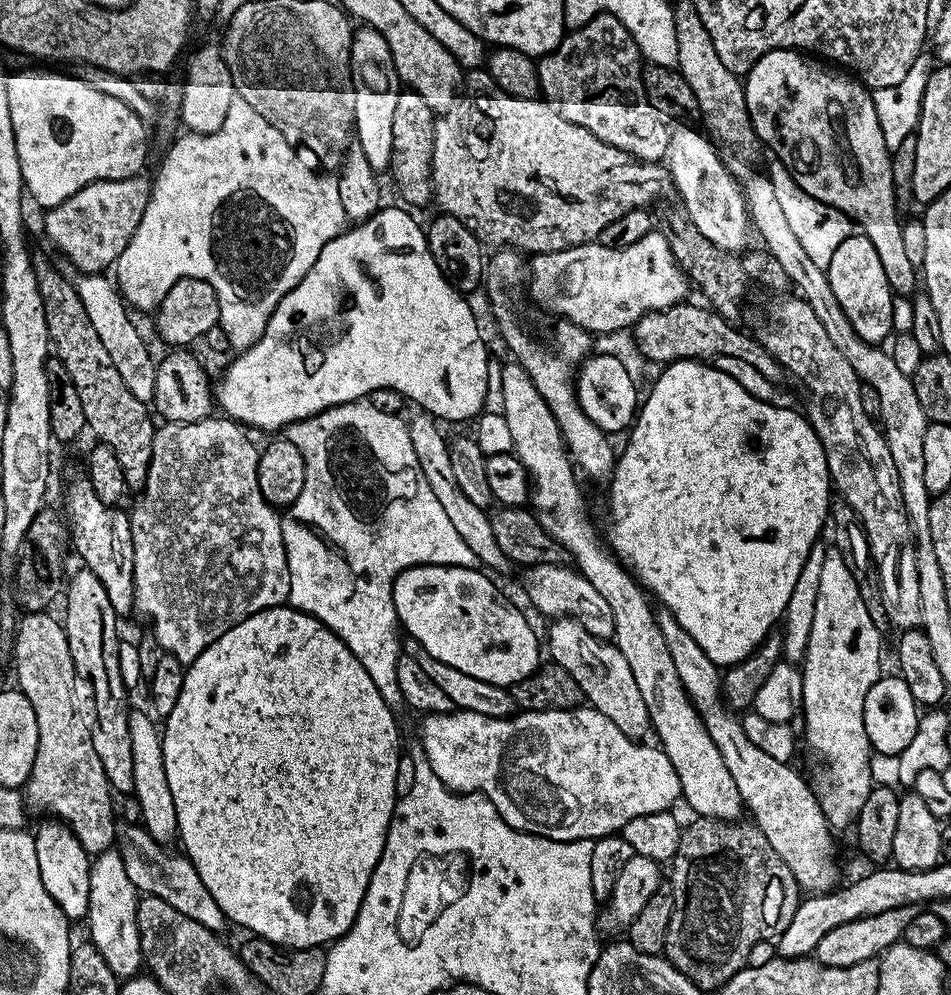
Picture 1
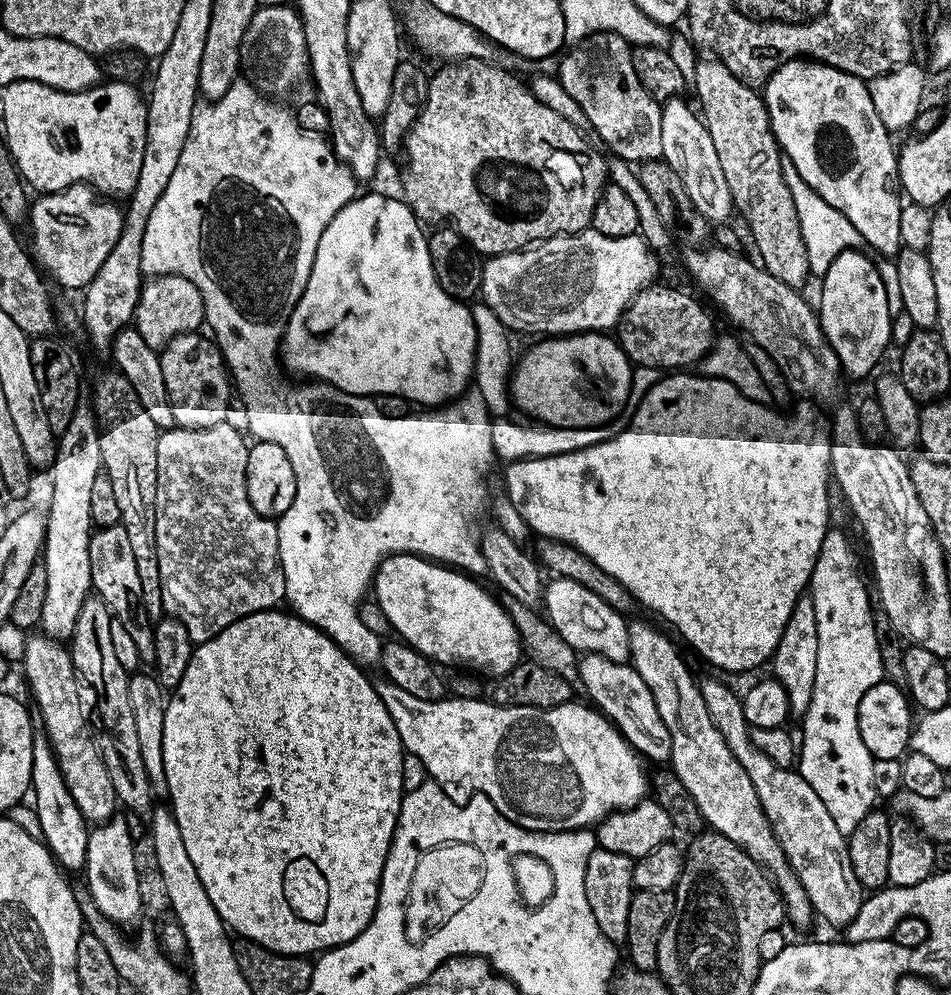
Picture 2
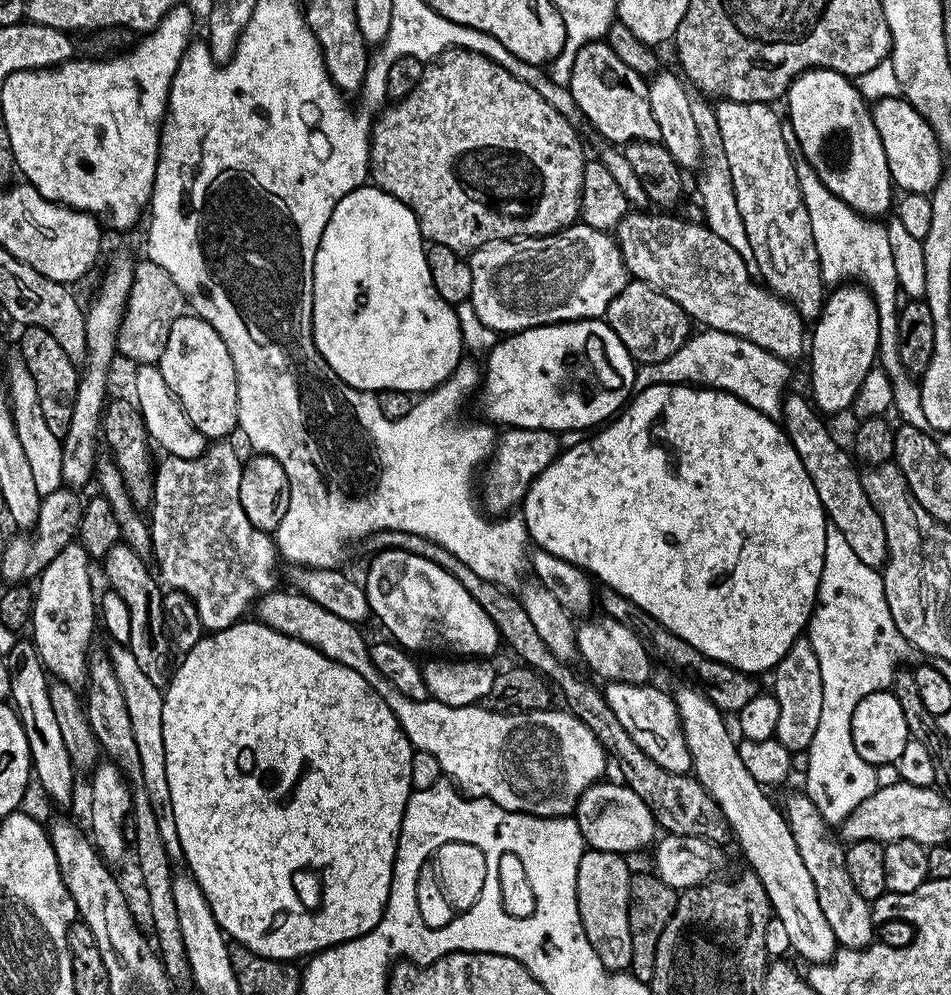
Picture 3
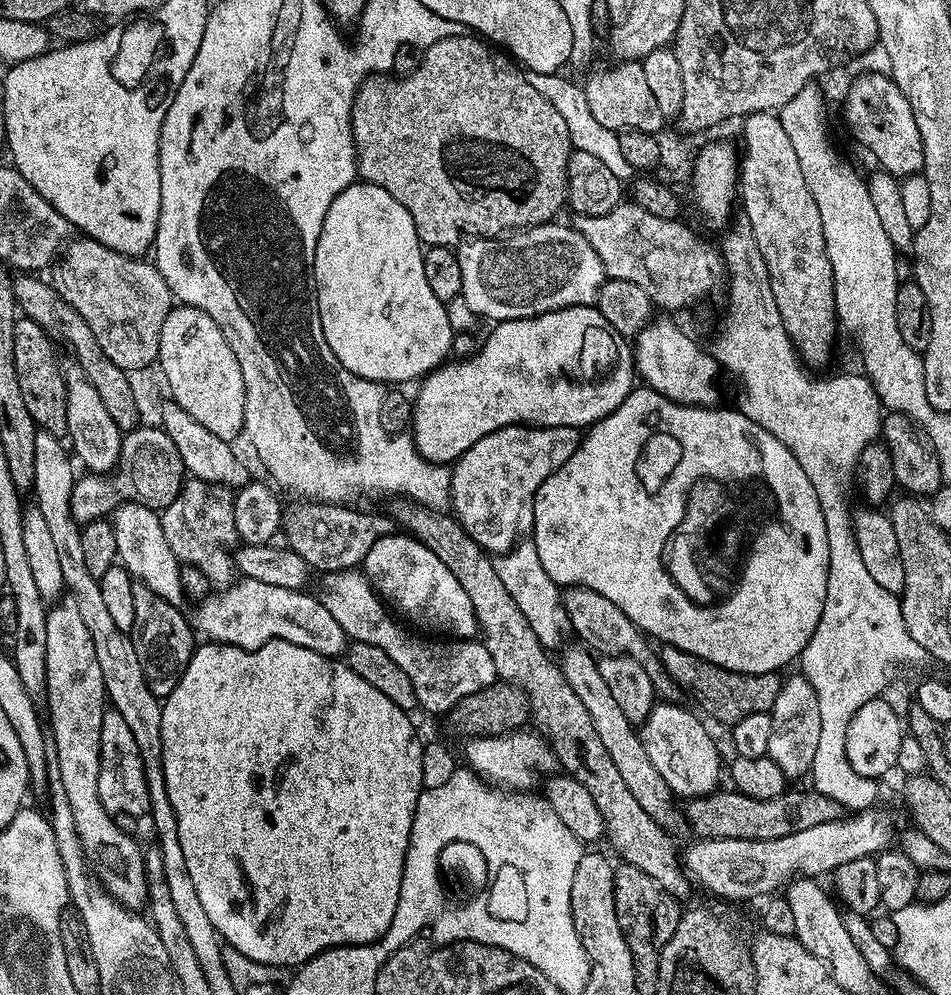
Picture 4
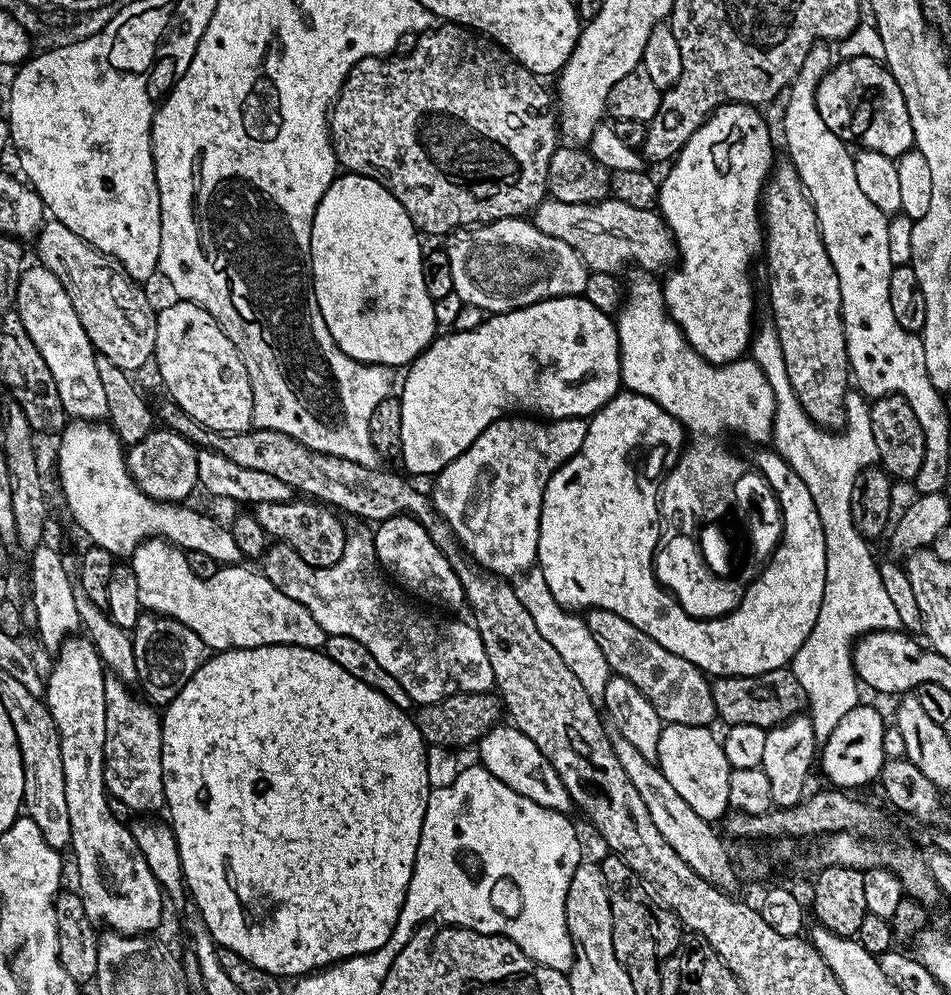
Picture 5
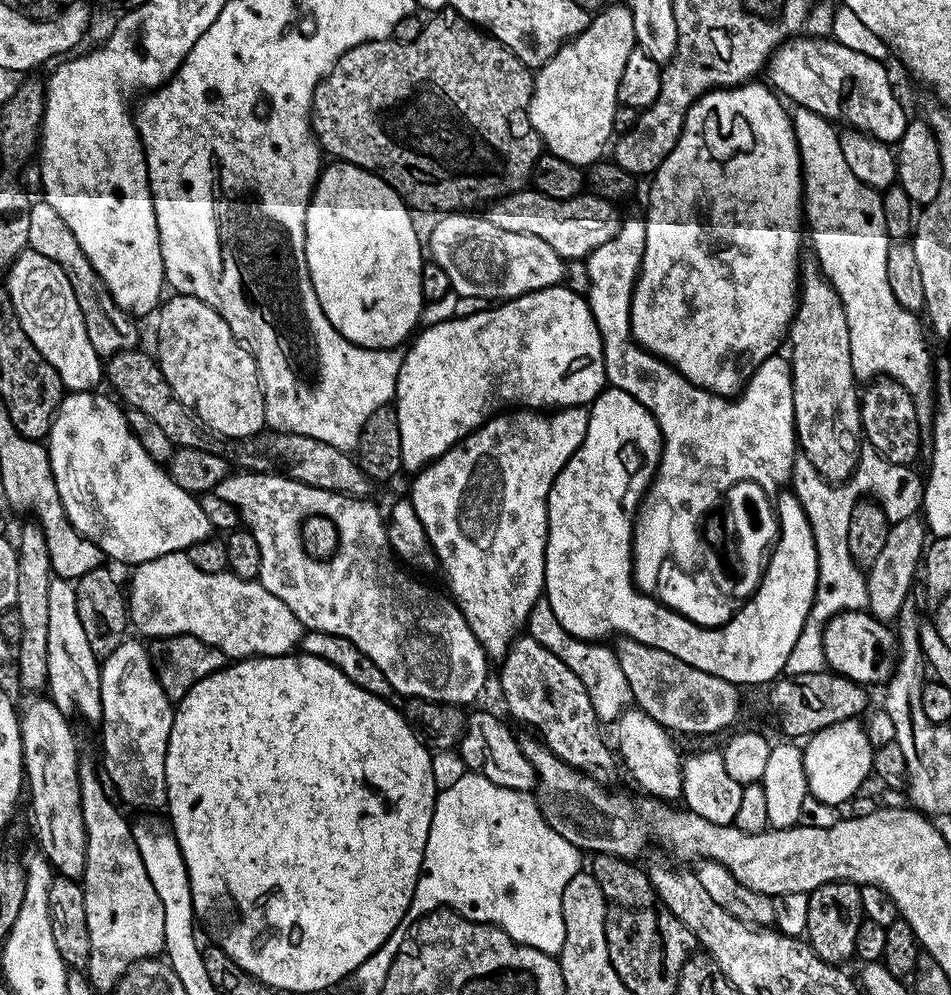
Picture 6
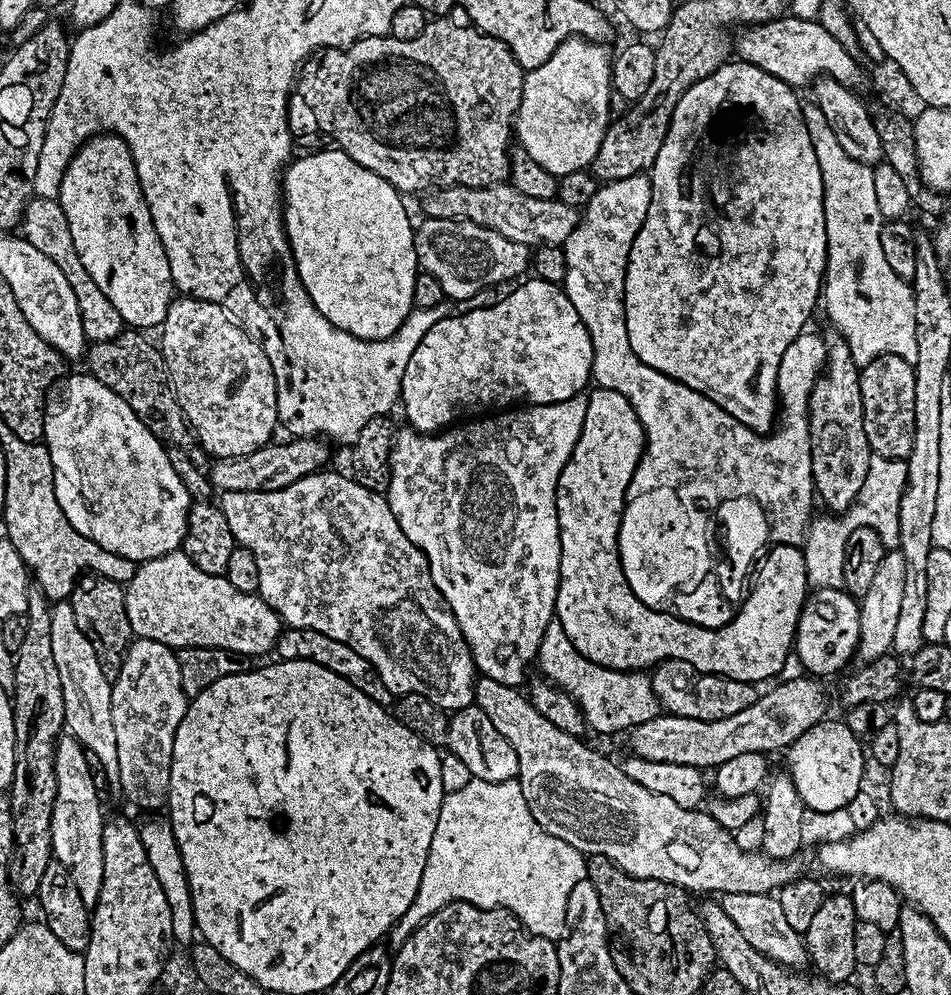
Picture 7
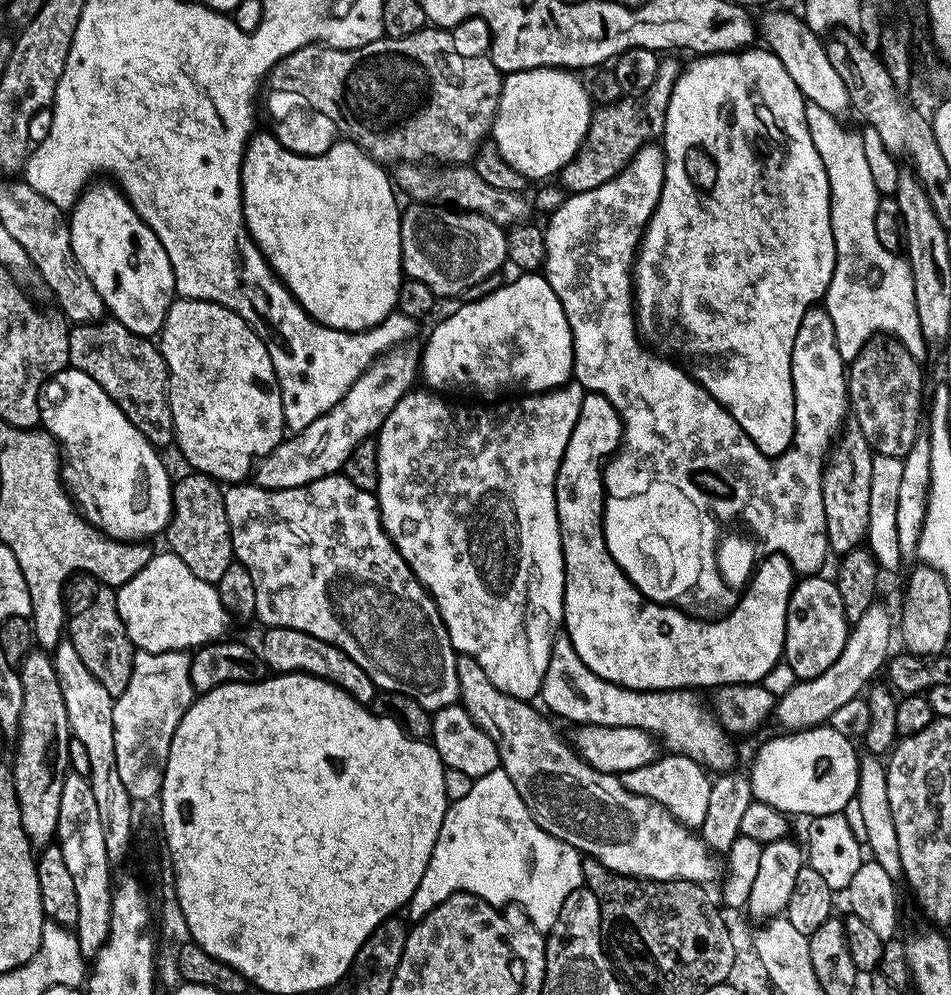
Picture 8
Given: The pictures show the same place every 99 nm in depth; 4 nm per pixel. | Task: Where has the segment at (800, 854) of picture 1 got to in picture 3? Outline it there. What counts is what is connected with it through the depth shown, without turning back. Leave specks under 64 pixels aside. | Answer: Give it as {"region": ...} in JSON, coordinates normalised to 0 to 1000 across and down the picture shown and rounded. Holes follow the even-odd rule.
{"region":[[[843,796],[833,798],[824,809],[825,824],[832,830],[832,837],[839,849],[843,866],[856,884],[856,890],[863,908],[864,919],[877,937],[880,950],[892,954],[906,954],[915,951],[921,943],[921,930],[917,923],[916,908],[902,898],[889,872],[886,849],[878,842],[872,828],[862,818],[856,806]]]}

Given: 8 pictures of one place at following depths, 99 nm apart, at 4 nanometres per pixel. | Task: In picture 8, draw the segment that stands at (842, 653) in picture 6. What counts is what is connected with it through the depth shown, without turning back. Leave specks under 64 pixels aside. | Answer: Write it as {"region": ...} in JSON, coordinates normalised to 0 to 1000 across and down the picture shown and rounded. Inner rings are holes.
{"region":[[[850,577],[838,582],[833,588],[826,617],[823,666],[835,673],[838,683],[860,681],[860,677],[864,677],[864,673],[873,673],[881,657],[885,657],[892,644],[893,630],[885,597],[881,597],[878,582],[871,580],[870,583],[866,577]]]}

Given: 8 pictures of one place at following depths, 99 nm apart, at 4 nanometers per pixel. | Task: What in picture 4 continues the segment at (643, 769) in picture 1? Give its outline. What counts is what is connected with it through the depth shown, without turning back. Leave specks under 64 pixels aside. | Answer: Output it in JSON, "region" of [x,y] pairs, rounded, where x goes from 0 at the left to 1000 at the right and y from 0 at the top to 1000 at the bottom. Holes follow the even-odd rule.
{"region":[[[260,581],[249,582],[240,588],[239,591],[220,597],[209,604],[204,621],[204,631],[211,640],[229,647],[245,647],[251,651],[273,651],[285,643],[300,643],[309,645],[309,649],[318,649],[322,653],[330,653],[340,659],[358,661],[363,658],[368,646],[362,638],[360,629],[351,622],[351,617],[343,613],[340,602],[323,599],[323,594],[301,593],[297,589],[283,589],[280,585],[271,585]],[[544,734],[527,740],[503,740],[493,743],[488,752],[488,760],[492,763],[491,771],[514,789],[525,790],[530,794],[542,794],[551,798],[563,793],[559,791],[564,788],[564,776],[584,777],[587,761],[567,735],[555,735]]]}

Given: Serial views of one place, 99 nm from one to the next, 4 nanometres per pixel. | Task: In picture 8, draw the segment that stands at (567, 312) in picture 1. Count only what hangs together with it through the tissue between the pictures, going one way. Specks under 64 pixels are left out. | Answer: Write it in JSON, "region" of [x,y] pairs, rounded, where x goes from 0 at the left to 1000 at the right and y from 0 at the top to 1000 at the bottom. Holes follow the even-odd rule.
{"region":[[[433,203],[428,207],[421,215],[425,276],[448,283],[458,298],[479,297],[535,264],[531,230],[515,219],[461,205]]]}

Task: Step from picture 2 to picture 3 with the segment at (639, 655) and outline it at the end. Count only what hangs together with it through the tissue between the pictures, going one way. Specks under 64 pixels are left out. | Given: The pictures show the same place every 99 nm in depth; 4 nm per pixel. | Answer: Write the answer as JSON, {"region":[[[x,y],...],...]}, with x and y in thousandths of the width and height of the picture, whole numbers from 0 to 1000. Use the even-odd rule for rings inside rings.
{"region":[[[731,690],[715,691],[710,693],[709,703],[711,705],[712,716],[715,719],[716,733],[720,738],[721,750],[725,751],[726,762],[728,763],[727,775],[732,781],[732,785],[746,796],[747,802],[758,811],[762,826],[768,833],[769,839],[774,839],[774,844],[778,847],[778,852],[782,855],[782,860],[787,863],[785,871],[801,886],[805,894],[808,905],[812,909],[815,924],[824,928],[825,934],[831,943],[831,954],[838,957],[843,964],[850,965],[854,969],[870,969],[881,956],[881,950],[877,937],[873,933],[869,922],[864,919],[863,908],[860,907],[859,895],[856,884],[852,882],[852,877],[848,874],[848,869],[843,866],[839,849],[832,837],[832,830],[825,824],[825,817],[807,800],[804,793],[789,780],[784,774],[783,767],[777,762],[775,745],[766,737],[766,728],[762,717],[751,710],[741,702],[740,696]]]}

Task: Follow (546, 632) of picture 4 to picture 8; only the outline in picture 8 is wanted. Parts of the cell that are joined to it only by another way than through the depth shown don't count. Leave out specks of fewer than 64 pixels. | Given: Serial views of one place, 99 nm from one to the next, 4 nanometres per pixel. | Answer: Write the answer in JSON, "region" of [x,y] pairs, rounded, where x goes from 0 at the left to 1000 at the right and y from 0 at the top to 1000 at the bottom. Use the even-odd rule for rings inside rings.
{"region":[[[590,637],[580,650],[578,669],[568,690],[567,703],[572,704],[571,711],[577,717],[589,716],[590,722],[603,724],[603,729],[667,730],[693,742],[703,757],[723,760],[753,778],[771,775],[775,771],[771,741],[746,715],[741,705],[739,708],[732,699],[735,698],[731,694],[713,691],[703,695],[672,695],[629,681],[629,677],[608,661],[599,641]]]}

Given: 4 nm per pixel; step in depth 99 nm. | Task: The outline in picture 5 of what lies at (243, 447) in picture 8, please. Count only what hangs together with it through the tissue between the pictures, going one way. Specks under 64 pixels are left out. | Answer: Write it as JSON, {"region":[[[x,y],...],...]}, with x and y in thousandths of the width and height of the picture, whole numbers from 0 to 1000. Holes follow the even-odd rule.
{"region":[[[186,301],[185,306],[177,306],[164,315],[164,353],[162,367],[168,373],[168,382],[175,393],[181,397],[181,406],[190,410],[200,420],[208,423],[213,430],[226,434],[259,434],[266,429],[267,396],[259,368],[242,340],[229,328],[229,324],[217,311],[203,302]]]}

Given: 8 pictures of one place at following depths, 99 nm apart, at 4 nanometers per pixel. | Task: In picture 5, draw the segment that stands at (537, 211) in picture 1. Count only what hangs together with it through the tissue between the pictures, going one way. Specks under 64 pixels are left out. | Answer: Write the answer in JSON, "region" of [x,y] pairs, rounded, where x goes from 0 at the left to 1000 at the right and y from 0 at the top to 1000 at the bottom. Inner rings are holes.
{"region":[[[474,22],[464,23],[462,26],[455,27],[453,30],[445,33],[438,39],[435,50],[431,54],[426,56],[413,55],[411,58],[405,58],[402,56],[386,56],[381,58],[376,63],[370,67],[368,74],[362,80],[362,87],[358,89],[356,96],[353,97],[348,110],[347,110],[347,132],[349,134],[349,150],[353,153],[353,163],[359,170],[375,173],[382,177],[392,177],[395,181],[401,182],[410,190],[414,195],[414,199],[419,199],[419,203],[427,211],[427,215],[433,220],[433,226],[437,228],[443,234],[451,233],[454,237],[463,237],[463,239],[470,238],[471,234],[479,232],[482,229],[491,229],[493,227],[499,227],[503,225],[514,225],[521,221],[531,221],[537,217],[544,219],[554,218],[556,215],[563,213],[565,207],[576,197],[576,184],[574,183],[574,171],[578,171],[578,155],[583,155],[583,151],[587,147],[587,117],[584,112],[572,113],[572,104],[576,101],[576,92],[571,88],[569,81],[557,70],[553,70],[553,66],[549,66],[531,48],[527,48],[517,40],[514,40],[512,36],[489,26],[486,24],[477,24]],[[382,125],[387,125],[387,153],[374,153],[374,129],[379,129]]]}

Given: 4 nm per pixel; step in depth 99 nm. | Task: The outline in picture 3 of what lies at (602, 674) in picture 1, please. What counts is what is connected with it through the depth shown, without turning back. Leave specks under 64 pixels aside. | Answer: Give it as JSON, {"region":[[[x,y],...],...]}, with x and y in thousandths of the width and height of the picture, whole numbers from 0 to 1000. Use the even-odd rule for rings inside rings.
{"region":[[[640,684],[633,693],[638,709],[646,715],[650,726],[666,742],[671,752],[692,770],[706,777],[722,779],[727,775],[728,763],[721,750],[720,738],[716,733],[715,719],[706,696],[698,695],[688,687],[646,686]]]}

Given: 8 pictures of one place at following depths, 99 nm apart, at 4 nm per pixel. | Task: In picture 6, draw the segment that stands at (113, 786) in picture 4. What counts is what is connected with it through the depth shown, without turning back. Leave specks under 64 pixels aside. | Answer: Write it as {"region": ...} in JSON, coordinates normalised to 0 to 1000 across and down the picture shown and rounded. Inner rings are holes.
{"region":[[[131,641],[124,649],[124,653],[120,653],[120,657],[108,660],[105,668],[105,701],[107,702],[107,718],[105,724],[109,728],[109,768],[107,764],[107,772],[111,777],[113,783],[120,786],[124,792],[124,798],[127,799],[131,809],[140,808],[143,814],[168,814],[176,809],[177,806],[177,787],[175,786],[175,750],[179,746],[179,730],[181,729],[181,717],[183,715],[183,706],[175,697],[175,693],[170,693],[170,689],[164,680],[164,674],[160,668],[160,656],[155,650],[151,651],[146,647],[146,642]]]}

